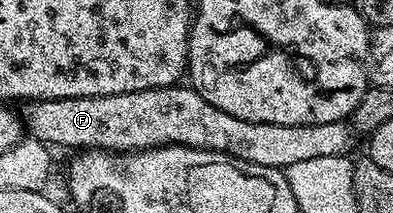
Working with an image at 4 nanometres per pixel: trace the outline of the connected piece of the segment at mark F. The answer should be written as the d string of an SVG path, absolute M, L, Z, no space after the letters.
M190 86L170 88L150 88L133 90L108 96L82 96L64 100L33 100L21 108L24 129L41 143L59 148L79 148L75 150L102 150L107 154L138 154L145 148L200 148L212 154L230 158L240 164L256 164L268 170L285 170L296 162L306 162L308 158L333 158L347 156L351 148L353 129L350 123L321 122L305 126L281 126L269 122L245 122L245 118L233 118L225 110L217 110L213 102L205 102Z

